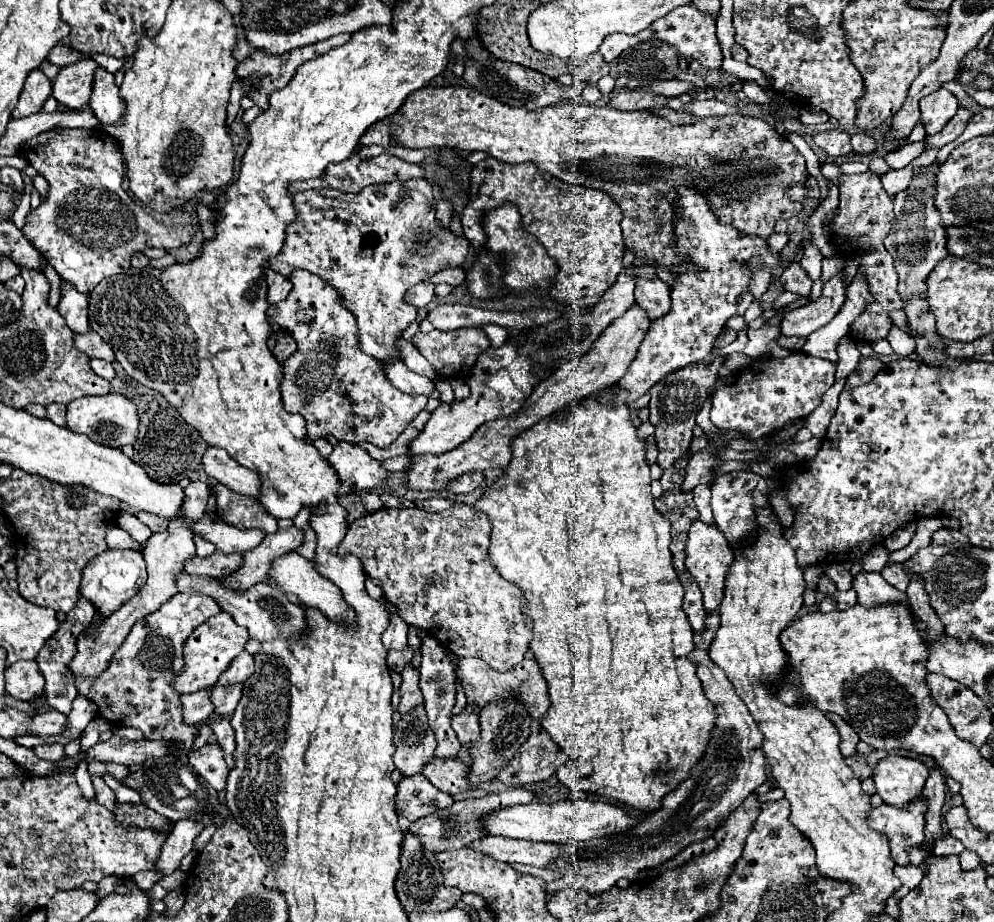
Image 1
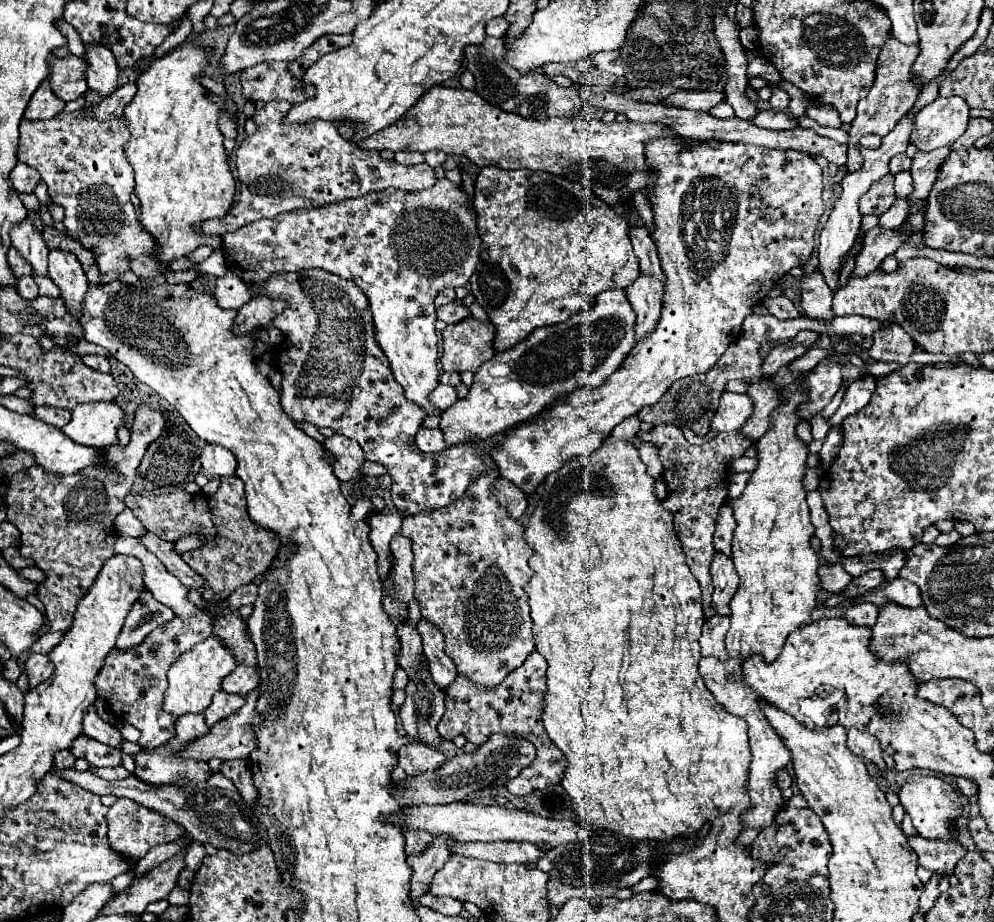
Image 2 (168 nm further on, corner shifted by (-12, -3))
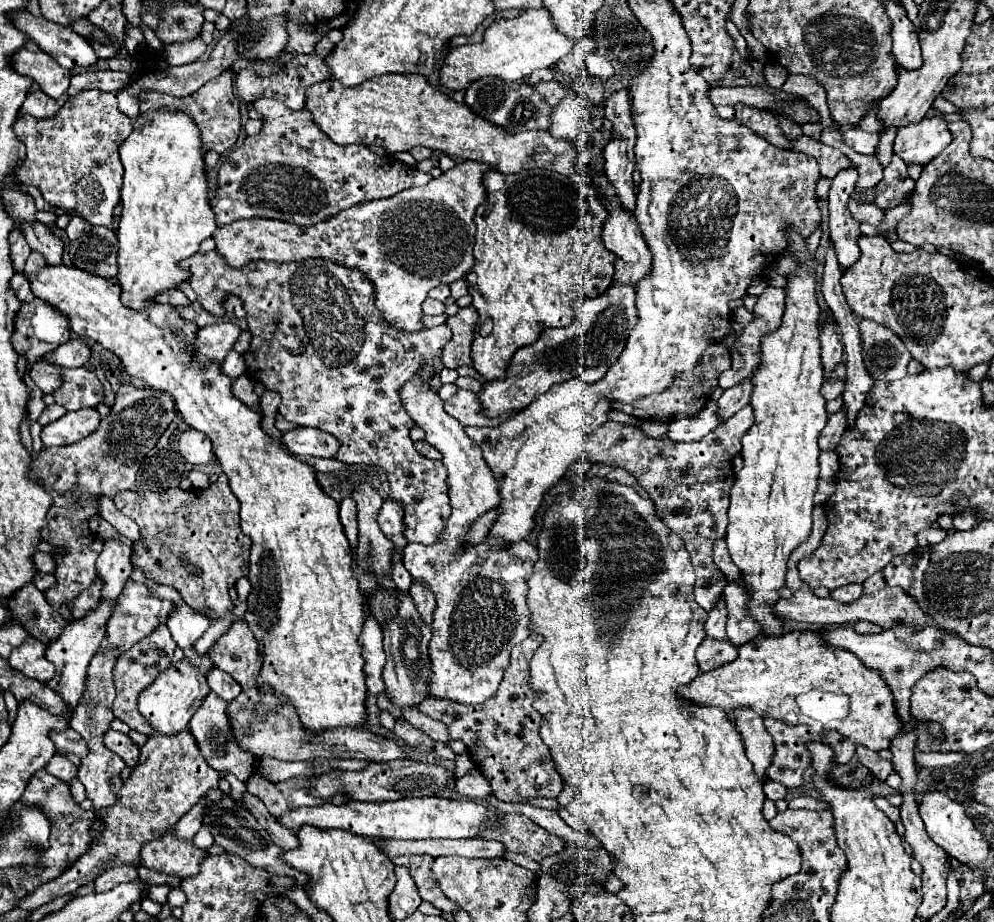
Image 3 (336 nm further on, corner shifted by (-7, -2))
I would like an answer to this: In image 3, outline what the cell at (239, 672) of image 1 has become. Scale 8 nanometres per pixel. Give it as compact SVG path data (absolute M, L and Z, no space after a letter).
M217 667L213 671L209 671L207 685L209 685L211 691L215 691L225 701L233 701L241 693L239 683L229 673L225 673L225 671L217 669Z

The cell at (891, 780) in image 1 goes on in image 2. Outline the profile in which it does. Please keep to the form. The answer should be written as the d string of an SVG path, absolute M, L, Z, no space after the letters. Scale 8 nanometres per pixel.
M914 774L906 780L906 784L898 792L900 804L904 806L906 814L910 814L914 828L924 838L940 838L948 840L948 824L954 824L954 820L960 816L960 800L958 794L952 790L948 782L944 782L938 776L926 776L926 774Z

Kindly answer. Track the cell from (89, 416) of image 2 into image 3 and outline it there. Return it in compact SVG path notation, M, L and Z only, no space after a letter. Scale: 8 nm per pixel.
M91 407L91 409L79 409L79 411L69 411L61 419L49 423L41 431L41 441L45 447L55 447L55 445L71 445L87 435L91 435L101 421L101 415Z

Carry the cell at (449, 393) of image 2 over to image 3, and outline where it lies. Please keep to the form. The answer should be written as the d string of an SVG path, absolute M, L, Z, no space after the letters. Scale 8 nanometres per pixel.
M441 385L439 389L439 397L445 405L445 411L455 417L461 425L477 425L477 427L497 427L499 423L507 421L511 415L515 415L515 411L507 411L503 415L499 415L497 419L491 419L483 413L481 401L477 399L475 393L471 391L463 391L457 385Z

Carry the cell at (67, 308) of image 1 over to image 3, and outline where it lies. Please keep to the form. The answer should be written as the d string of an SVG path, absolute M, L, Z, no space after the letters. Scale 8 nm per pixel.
M21 223L19 225L27 243L31 245L33 251L39 251L45 255L49 265L61 265L61 253L63 253L63 243L59 237L55 237L49 227L43 223Z

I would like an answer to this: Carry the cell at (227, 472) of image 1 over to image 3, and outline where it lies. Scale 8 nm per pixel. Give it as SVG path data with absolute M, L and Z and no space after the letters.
M187 429L179 437L179 453L193 465L205 465L213 461L213 443L205 433Z

